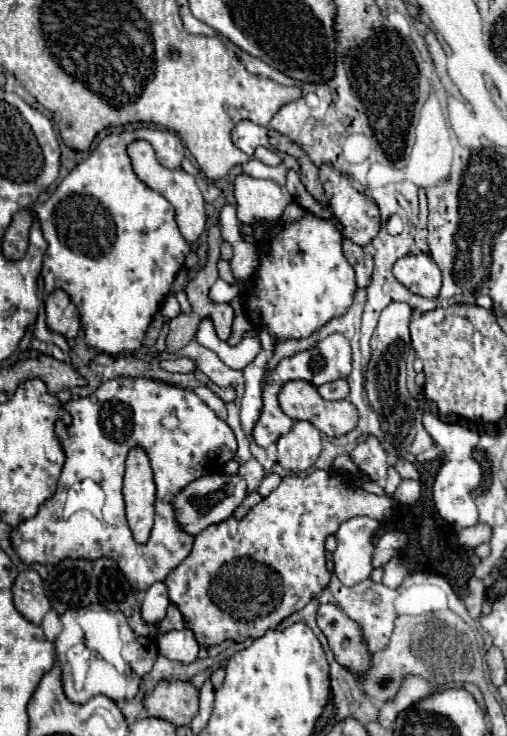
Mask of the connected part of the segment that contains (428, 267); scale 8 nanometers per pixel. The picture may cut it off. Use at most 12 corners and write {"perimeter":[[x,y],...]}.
{"perimeter":[[426,253],[394,263],[412,293],[436,299],[442,273]]}

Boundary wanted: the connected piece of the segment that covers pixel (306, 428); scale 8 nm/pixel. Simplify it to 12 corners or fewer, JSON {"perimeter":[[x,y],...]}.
{"perimeter":[[308,421],[278,439],[278,463],[294,473],[310,469],[322,435]]}

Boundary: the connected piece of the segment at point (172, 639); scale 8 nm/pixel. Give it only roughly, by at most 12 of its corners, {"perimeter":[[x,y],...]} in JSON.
{"perimeter":[[190,629],[156,637],[158,653],[180,663],[198,657]]}

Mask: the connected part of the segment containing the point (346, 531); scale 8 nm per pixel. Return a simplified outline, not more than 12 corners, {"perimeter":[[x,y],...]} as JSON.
{"perimeter":[[360,515],[336,531],[334,573],[352,587],[372,573],[380,521]]}

